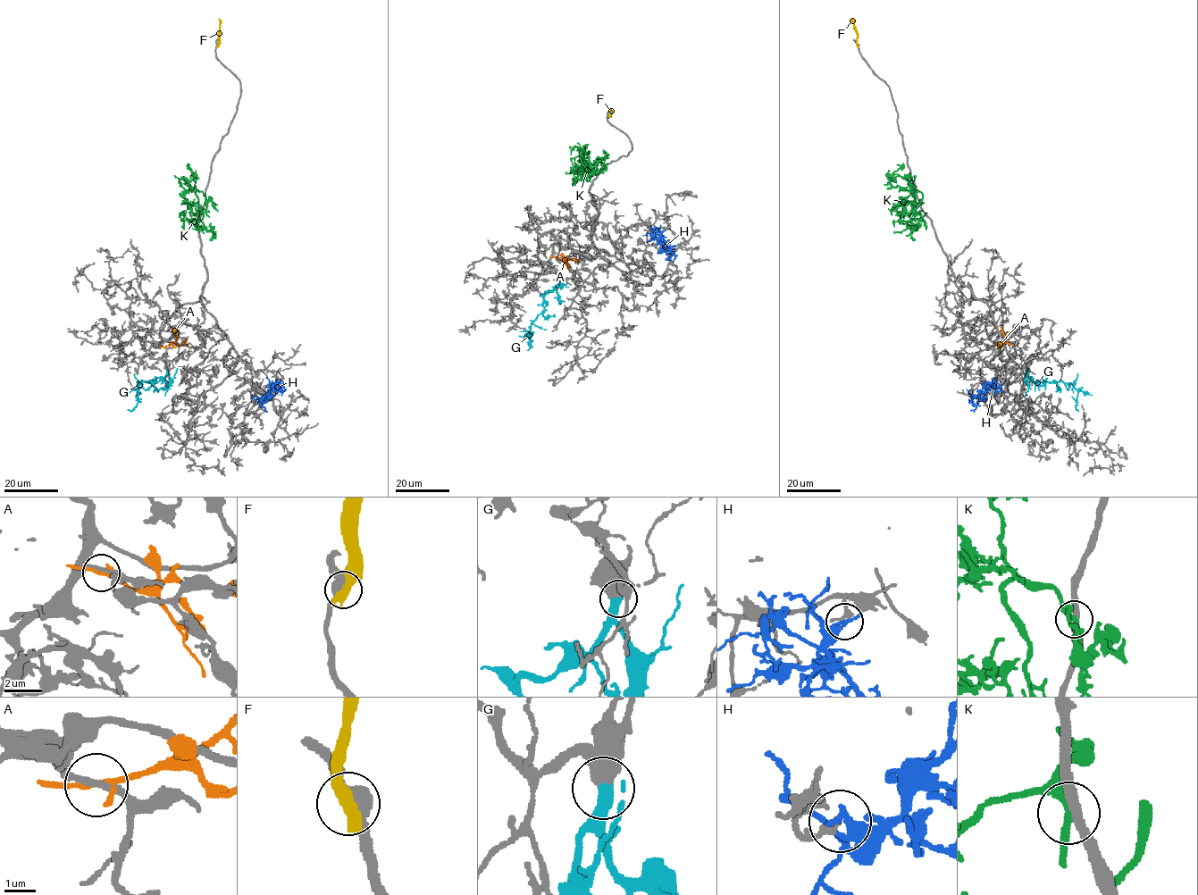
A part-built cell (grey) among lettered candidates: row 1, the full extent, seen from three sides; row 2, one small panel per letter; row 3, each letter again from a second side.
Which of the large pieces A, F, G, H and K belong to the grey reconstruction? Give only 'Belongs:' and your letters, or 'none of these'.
Belongs: G

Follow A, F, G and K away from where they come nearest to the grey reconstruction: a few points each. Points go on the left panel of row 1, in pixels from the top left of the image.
A: (163, 347), (171, 345), (177, 337), (171, 326)
F: (217, 46), (219, 19)
G: (168, 371), (161, 380), (139, 384), (138, 403), (131, 411), (128, 409)
K: (205, 196), (201, 191), (195, 191), (198, 204), (196, 222), (202, 229), (215, 230)

